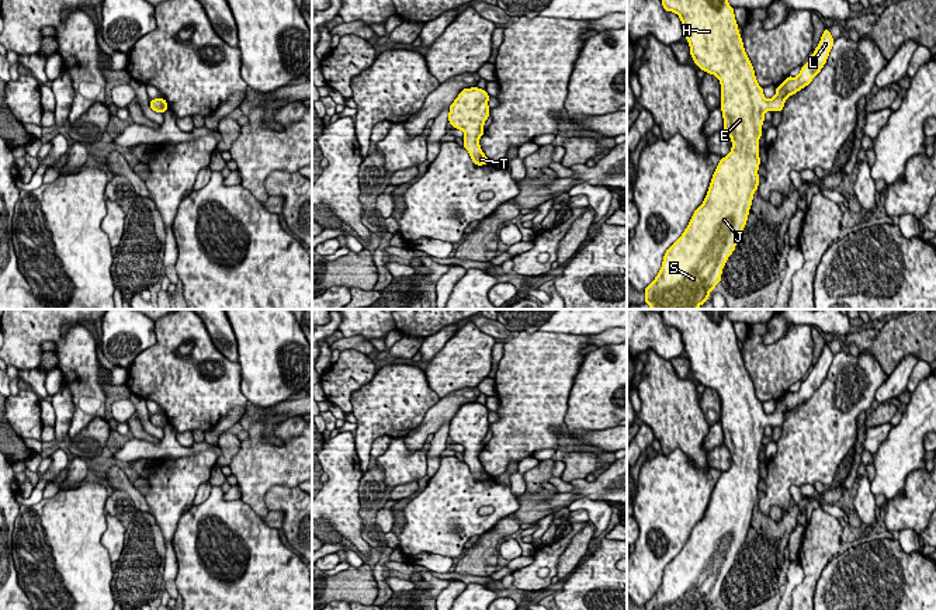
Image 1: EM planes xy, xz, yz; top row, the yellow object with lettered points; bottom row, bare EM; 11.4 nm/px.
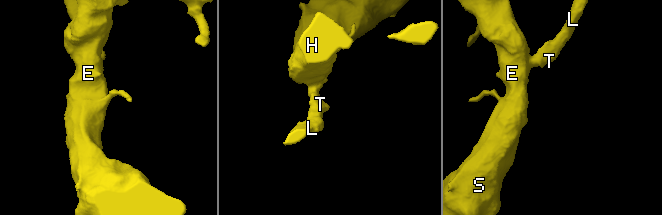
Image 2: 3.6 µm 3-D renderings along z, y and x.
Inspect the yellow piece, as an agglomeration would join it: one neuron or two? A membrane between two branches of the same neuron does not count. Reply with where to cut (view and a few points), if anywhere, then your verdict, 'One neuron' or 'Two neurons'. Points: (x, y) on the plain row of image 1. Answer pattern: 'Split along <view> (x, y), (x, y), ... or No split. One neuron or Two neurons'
No split. One neuron

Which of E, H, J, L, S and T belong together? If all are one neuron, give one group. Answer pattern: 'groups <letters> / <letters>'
groups E H J L S T

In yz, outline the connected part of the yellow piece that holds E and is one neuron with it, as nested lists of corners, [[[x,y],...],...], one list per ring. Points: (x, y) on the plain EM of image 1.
[[[662,309],[661,315],[666,326],[673,326],[680,332],[694,378],[698,384],[717,391],[721,398],[724,444],[732,455],[732,464],[728,471],[721,472],[704,517],[694,526],[683,550],[666,565],[661,586],[644,607],[645,610],[710,610],[721,596],[725,576],[735,565],[746,540],[753,507],[759,500],[759,453],[763,448],[765,427],[769,424],[781,427],[786,413],[812,396],[826,378],[833,353],[825,343],[817,364],[801,382],[800,389],[786,392],[777,401],[776,410],[767,415],[745,368],[727,309]]]

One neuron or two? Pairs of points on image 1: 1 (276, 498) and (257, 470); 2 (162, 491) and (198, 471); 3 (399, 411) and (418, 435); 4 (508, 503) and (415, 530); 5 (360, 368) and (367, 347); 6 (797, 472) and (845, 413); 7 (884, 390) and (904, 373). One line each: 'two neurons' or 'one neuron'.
1: two neurons
2: one neuron
3: two neurons
4: one neuron
5: two neurons
6: one neuron
7: one neuron

